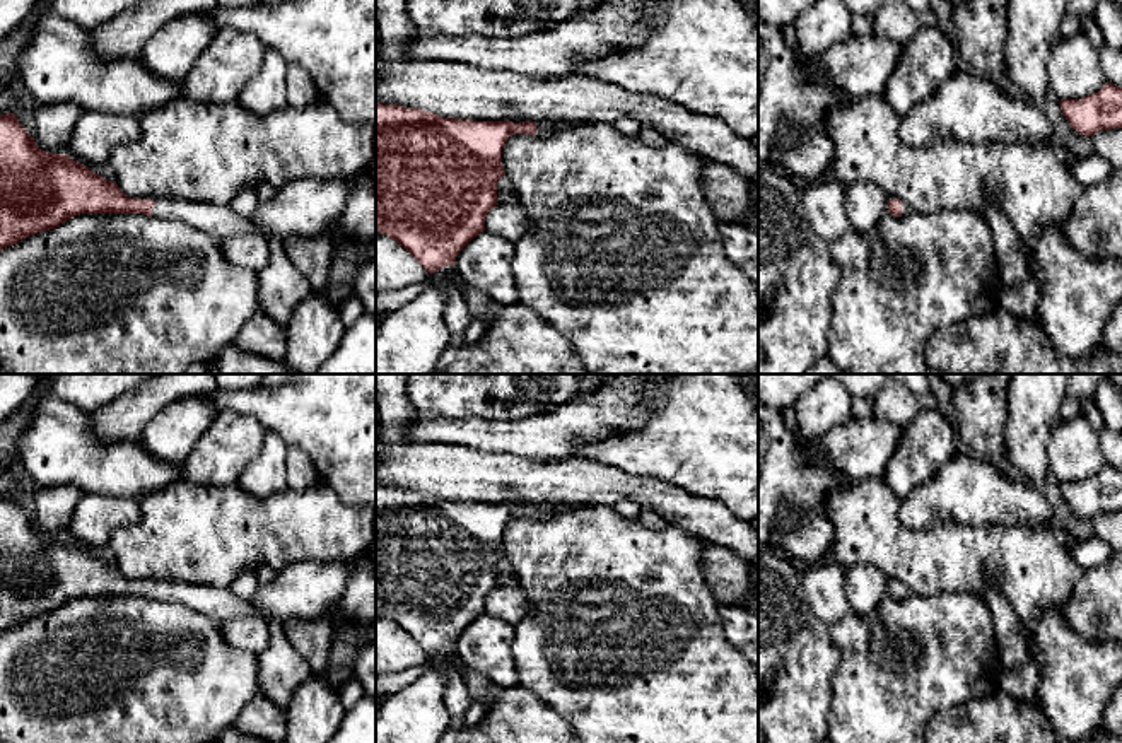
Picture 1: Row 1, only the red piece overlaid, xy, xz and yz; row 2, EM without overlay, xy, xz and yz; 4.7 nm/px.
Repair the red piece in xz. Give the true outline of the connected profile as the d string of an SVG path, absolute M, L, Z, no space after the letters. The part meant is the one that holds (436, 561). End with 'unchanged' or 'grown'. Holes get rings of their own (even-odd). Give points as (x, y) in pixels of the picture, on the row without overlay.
M376 483L376 613L389 618L400 629L403 629L429 656L434 656L446 647L454 647L459 634L480 615L485 613L485 600L497 588L497 565L504 560L502 531L507 521L514 516L524 516L533 519L548 519L555 514L581 507L579 504L473 504L458 500L442 500L432 494L418 490L403 490L398 487L383 487Z | grown

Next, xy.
M14 495L0 499L0 634L29 618L58 610L80 596L143 596L155 601L186 605L207 615L215 625L243 618L261 617L270 629L270 644L258 656L260 693L275 705L287 709L294 692L313 675L306 659L285 637L283 625L273 617L261 615L251 603L239 600L231 589L198 586L164 579L130 581L114 565L75 545L67 536L41 533L34 519L19 506Z | grown

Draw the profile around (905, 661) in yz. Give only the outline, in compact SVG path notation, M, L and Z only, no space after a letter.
M950 591L929 598L915 593L903 600L886 594L866 617L847 613L830 627L830 637L840 651L827 731L832 743L926 743L926 728L938 712L999 690L1002 668L994 620L987 603L975 593Z

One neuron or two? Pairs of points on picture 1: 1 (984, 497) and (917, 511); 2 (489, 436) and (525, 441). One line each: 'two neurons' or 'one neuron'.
1: one neuron
2: one neuron

